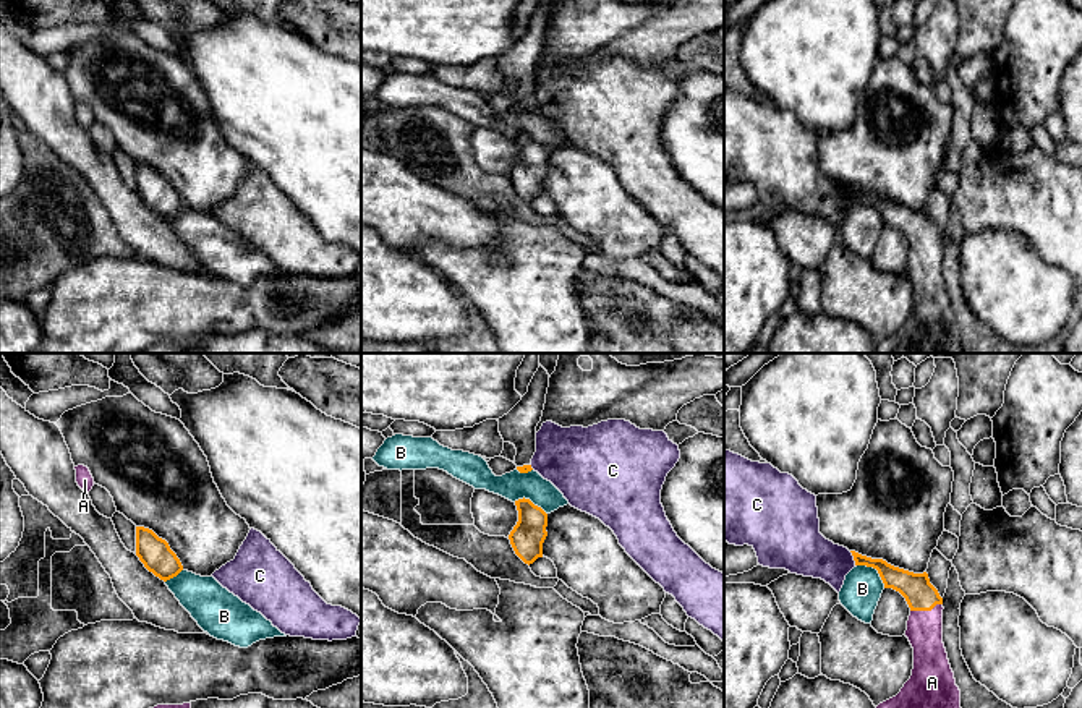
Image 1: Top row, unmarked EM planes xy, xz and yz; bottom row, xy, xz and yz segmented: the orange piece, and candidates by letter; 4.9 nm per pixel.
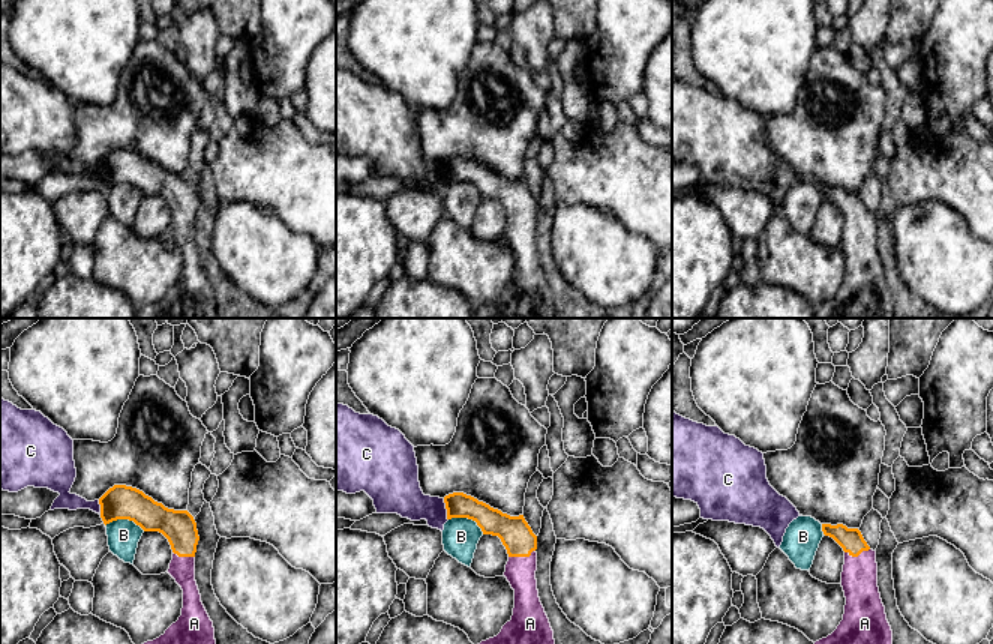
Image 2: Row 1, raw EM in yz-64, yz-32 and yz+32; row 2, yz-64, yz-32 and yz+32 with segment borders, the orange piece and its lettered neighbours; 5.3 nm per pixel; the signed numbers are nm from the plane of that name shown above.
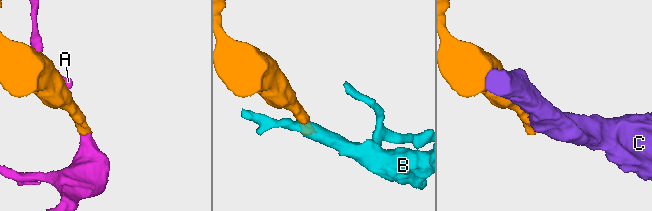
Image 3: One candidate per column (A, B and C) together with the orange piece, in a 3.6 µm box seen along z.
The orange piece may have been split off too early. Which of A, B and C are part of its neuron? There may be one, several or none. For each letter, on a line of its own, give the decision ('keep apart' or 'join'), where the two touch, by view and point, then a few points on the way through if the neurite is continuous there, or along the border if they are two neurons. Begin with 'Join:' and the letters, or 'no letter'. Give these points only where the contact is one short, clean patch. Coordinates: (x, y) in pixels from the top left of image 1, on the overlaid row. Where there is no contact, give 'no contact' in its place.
Join: A
A: join; meets orange in yz at (925, 609)
B: keep apart; meets orange in yz at (875, 567); border along yz (857, 564), (873, 567), (885, 587)
C: keep apart; meets orange in yz at (854, 559)

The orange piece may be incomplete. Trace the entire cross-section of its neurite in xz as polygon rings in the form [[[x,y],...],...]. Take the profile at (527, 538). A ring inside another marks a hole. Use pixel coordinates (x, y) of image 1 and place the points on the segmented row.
[[[530,499],[515,501],[518,522],[509,535],[515,554],[525,562],[533,564],[543,557],[543,543],[547,536],[547,514]]]

